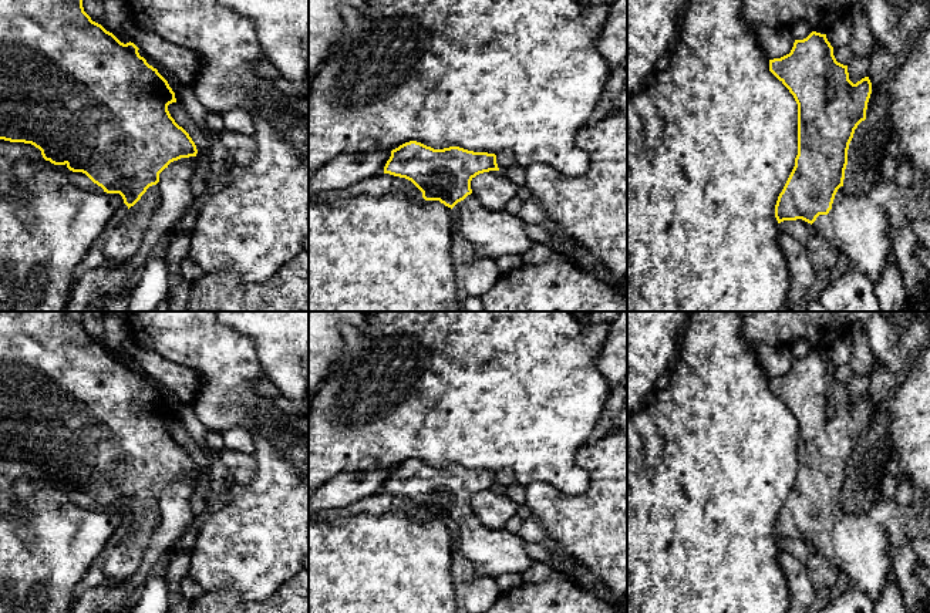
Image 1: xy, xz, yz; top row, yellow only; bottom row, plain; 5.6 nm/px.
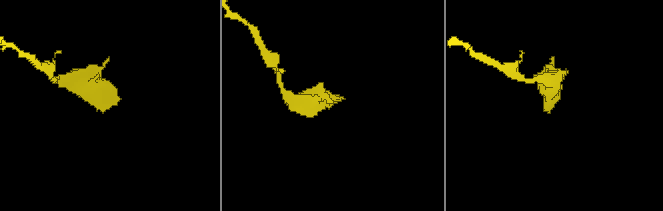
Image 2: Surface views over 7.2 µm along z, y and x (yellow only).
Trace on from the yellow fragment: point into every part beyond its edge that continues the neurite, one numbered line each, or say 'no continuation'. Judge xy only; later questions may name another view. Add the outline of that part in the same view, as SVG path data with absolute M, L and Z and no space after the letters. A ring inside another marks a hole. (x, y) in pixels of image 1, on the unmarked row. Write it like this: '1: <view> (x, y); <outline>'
1: xy (125, 559); M156 502L146 508L132 528L128 528L105 560L104 575L108 582L121 582L137 573L152 532L159 523L159 516L159 503Z

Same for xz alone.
1: xz (492, 553); M471 512L458 521L455 550L472 565L476 577L498 577L526 572L535 559L526 552L525 540L505 529L491 531Z

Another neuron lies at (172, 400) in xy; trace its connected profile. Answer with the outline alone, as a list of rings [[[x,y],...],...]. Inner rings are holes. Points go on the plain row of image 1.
[[[138,368],[139,374],[146,378],[149,384],[158,388],[158,391],[168,400],[169,405],[175,411],[176,421],[181,421],[181,414],[178,410],[178,404],[181,403],[169,390],[166,390],[162,384],[159,384],[152,375],[145,374],[141,368]]]

